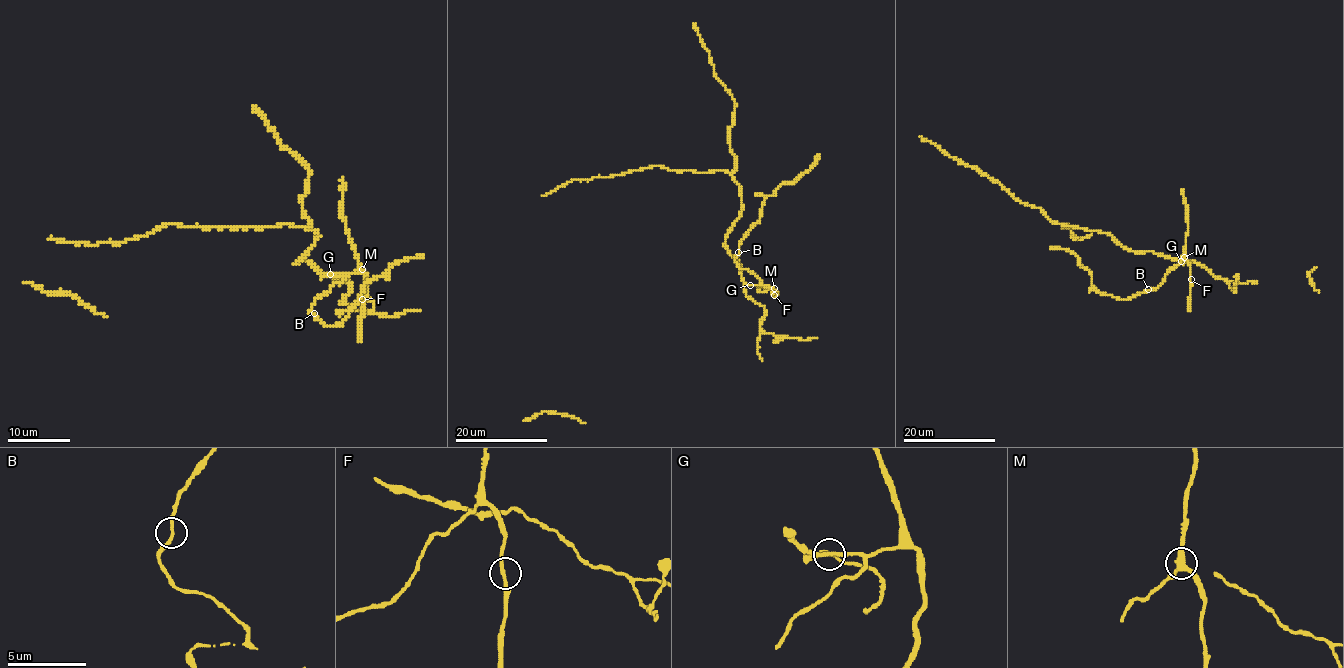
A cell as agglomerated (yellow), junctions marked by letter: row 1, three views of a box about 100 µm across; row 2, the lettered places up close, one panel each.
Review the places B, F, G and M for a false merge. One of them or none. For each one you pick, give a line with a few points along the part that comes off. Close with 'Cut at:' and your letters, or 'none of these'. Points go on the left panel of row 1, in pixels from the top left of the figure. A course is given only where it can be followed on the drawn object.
Cut at: none of these

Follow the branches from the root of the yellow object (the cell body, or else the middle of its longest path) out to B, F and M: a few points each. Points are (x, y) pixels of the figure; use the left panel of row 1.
B: (322, 275), (342, 274), (343, 279), (315, 300), (309, 310), (314, 313)
F: (322, 275), (362, 272), (367, 285), (367, 294), (362, 299)
M: (322, 275), (349, 274), (362, 269)

